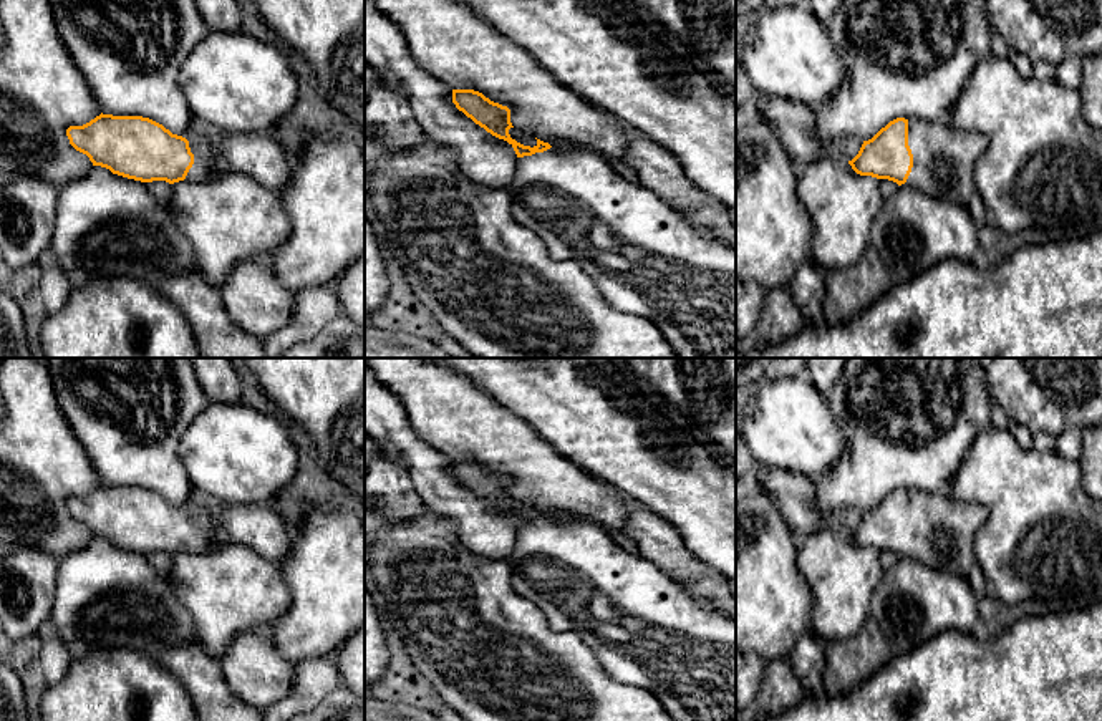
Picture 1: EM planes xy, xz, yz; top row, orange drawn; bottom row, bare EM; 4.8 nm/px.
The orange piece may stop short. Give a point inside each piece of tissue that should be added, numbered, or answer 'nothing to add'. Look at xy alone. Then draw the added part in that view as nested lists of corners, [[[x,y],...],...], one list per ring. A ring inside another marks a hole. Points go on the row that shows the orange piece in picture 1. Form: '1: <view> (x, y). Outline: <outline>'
1: xy (202, 150). Outline: [[[189,131],[181,136],[189,141],[191,152],[194,154],[194,164],[184,181],[205,181],[215,176],[214,156],[217,154],[217,146]]]

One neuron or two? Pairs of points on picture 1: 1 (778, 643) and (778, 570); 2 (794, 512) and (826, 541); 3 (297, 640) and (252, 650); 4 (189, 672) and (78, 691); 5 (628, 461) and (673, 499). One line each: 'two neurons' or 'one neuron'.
1: one neuron
2: two neurons
3: two neurons
4: two neurons
5: one neuron

